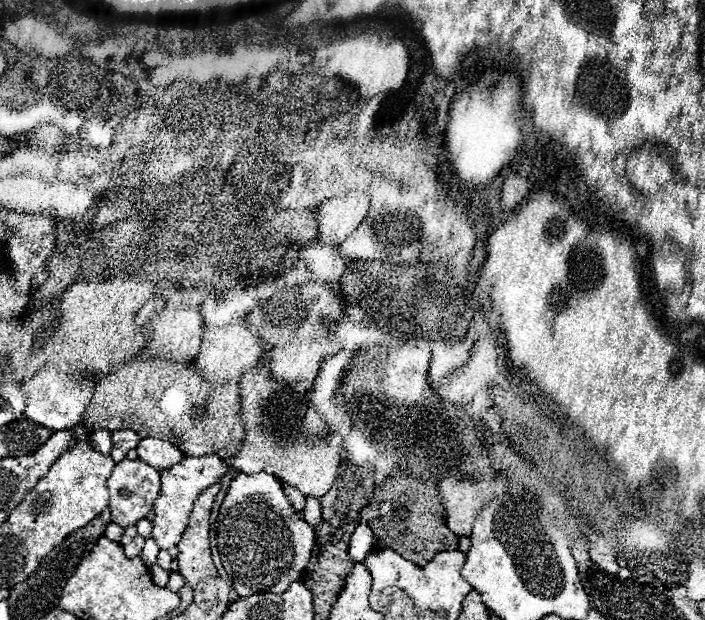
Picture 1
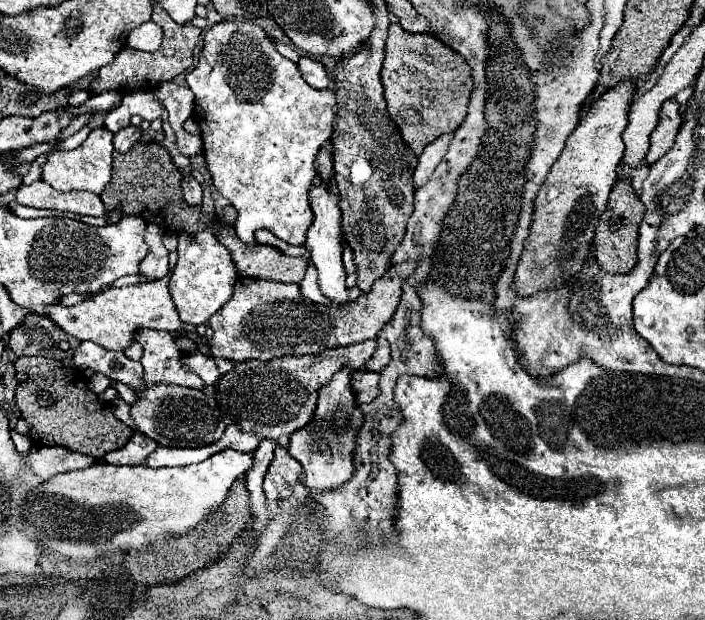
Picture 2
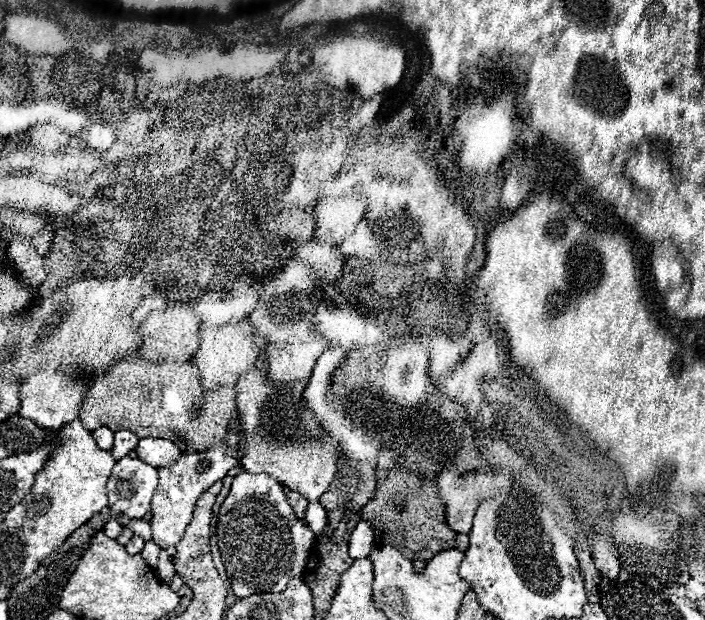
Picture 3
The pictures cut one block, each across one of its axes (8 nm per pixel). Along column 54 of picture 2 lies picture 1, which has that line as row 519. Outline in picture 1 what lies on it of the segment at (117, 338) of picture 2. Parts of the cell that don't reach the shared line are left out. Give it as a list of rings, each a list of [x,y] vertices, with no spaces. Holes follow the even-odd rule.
[[[306,498],[306,508],[302,512],[302,518],[312,526],[318,528],[318,524],[322,522],[322,506],[316,498]]]

